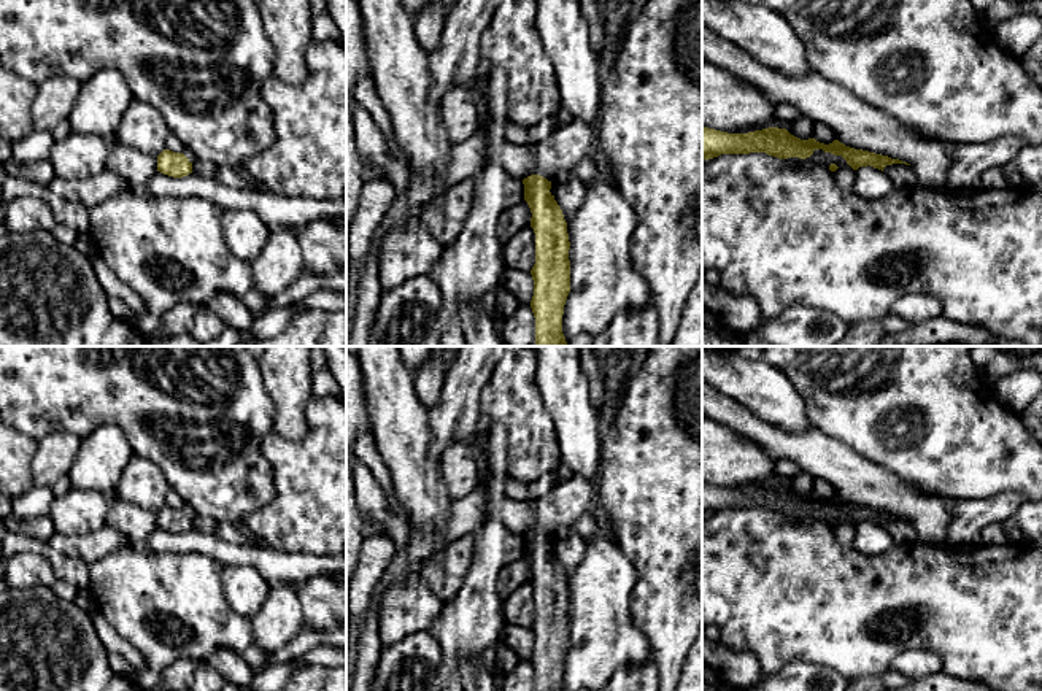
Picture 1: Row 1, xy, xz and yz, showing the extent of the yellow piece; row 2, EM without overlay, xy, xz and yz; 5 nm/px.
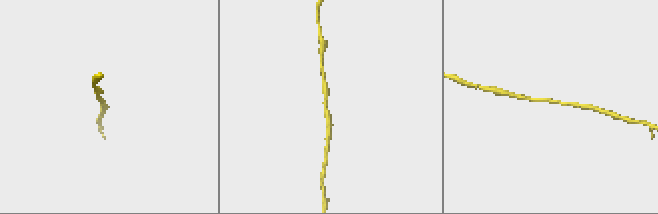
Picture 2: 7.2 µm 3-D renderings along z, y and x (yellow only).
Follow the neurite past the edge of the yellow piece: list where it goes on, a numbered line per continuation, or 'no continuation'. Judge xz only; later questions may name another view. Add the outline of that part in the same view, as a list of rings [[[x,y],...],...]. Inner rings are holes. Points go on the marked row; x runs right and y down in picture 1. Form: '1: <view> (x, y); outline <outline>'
no continuation

